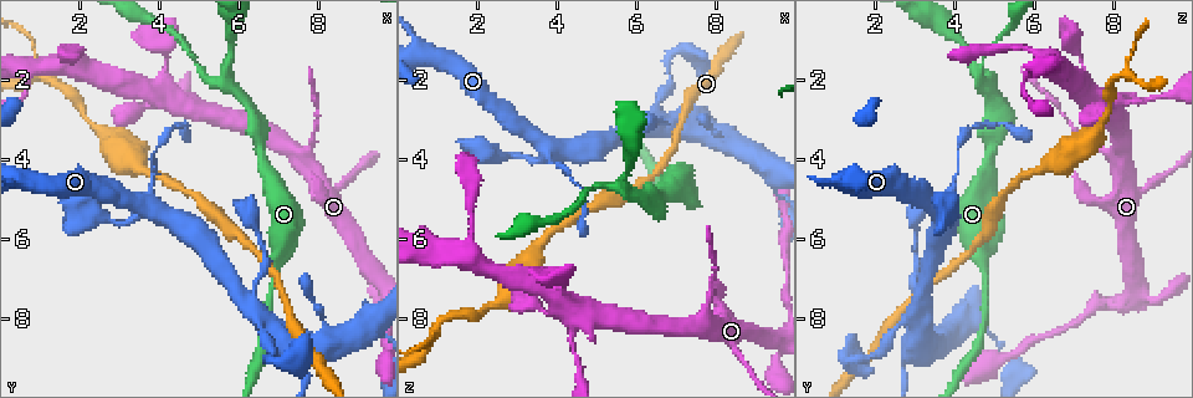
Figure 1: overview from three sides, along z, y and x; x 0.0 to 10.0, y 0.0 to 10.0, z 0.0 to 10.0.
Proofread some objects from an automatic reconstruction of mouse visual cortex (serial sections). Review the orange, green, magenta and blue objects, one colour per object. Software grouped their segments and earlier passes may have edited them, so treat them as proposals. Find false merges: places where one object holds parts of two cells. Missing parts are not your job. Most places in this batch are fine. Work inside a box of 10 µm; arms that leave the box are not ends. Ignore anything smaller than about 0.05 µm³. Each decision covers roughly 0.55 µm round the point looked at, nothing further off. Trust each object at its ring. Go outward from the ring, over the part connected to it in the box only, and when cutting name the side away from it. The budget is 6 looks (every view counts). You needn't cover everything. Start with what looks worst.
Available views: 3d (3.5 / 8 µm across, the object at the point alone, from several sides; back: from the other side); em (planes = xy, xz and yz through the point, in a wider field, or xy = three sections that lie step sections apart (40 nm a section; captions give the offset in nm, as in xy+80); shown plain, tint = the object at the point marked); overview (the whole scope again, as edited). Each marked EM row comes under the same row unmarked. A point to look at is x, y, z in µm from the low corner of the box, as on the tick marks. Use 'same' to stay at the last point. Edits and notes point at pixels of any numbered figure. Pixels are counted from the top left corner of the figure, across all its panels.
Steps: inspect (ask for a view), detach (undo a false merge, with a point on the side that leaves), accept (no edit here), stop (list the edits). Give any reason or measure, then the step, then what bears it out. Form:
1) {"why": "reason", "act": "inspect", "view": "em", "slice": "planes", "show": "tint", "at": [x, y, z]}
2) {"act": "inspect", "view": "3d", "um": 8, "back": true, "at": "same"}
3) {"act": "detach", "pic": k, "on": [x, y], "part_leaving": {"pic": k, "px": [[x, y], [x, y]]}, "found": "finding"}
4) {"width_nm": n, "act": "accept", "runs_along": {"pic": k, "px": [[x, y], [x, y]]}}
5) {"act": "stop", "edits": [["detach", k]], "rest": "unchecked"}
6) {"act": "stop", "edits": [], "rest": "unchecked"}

{"why": "two arms in line, one across", "act": "inspect", "view": "3d", "um": 3.5, "back": true, "at": [5.65, 2.05, 4.75]}

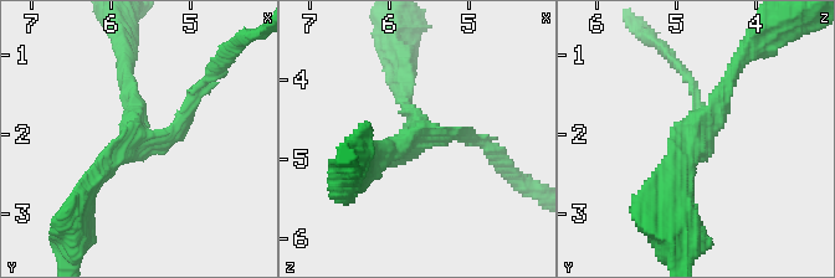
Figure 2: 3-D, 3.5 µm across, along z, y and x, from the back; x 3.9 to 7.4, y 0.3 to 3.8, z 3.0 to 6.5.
{"act": "accept", "runs_along": {"pic": 2, "px": [[667, 199], [734, 65]]}, "found": "continuous, no second cell"}

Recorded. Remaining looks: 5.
{"why": "narrows sharply", "act": "inspect", "view": "3d", "um": 3.5, "back": true, "at": [3.90, 3.95, 4.15]}

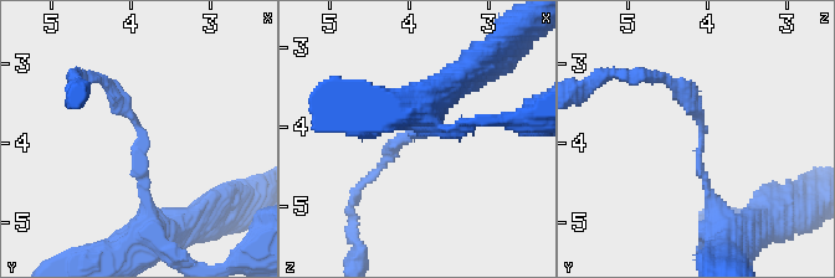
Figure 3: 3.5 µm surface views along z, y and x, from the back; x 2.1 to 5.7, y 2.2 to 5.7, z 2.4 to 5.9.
{"arm_widths_nm": [150, 150], "act": "accept", "runs_along": {"pic": 3, "px": [[146, 216], [138, 128], [100, 78]]}, "found": "all the same cell"}

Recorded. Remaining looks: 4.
{"why": "three arms meet", "act": "inspect", "view": "3d", "um": 3.5, "back": true, "at": [1.00, 1.80, 8.25]}

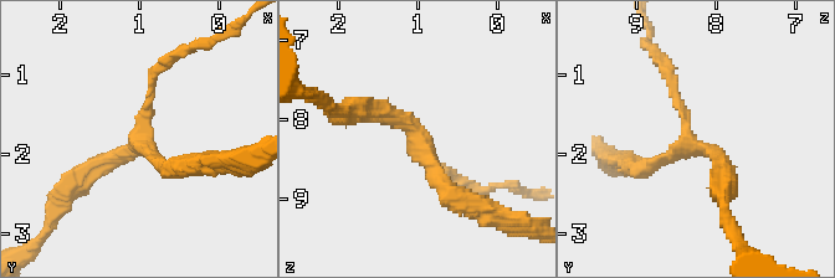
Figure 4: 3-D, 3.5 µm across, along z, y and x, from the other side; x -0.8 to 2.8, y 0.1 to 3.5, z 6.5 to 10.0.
{"arms": 3, "arm_widths_nm": [150, 200, 250], "act": "inspect", "view": "em", "slice": "xy", "step": 3, "show": "tint", "at": [1.00, 1.90, 8.30]}

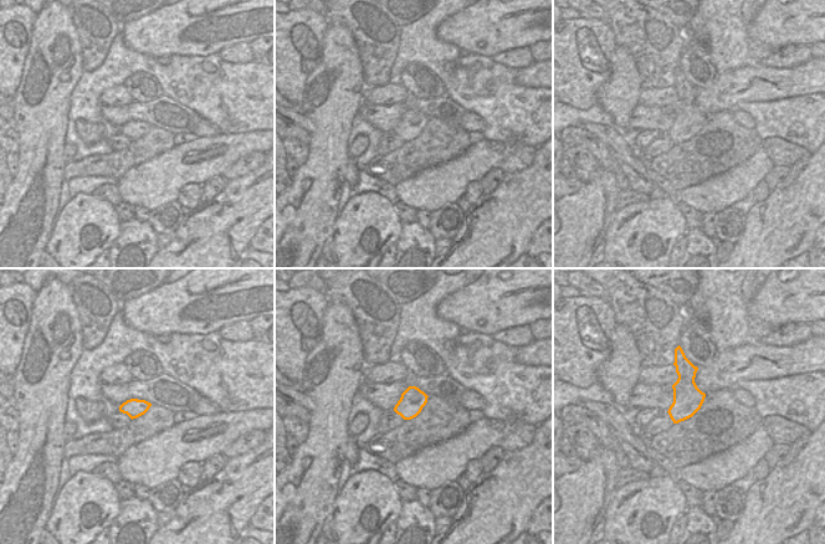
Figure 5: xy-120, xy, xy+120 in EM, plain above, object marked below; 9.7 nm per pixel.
{"act": "accept", "runs_along": {"pic": 4, "px": [[360, 111], [410, 123], [464, 202]]}, "found": "one cell here"}

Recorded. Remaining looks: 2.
{"act": "stop", "edits": [], "rest": "unchecked"}

